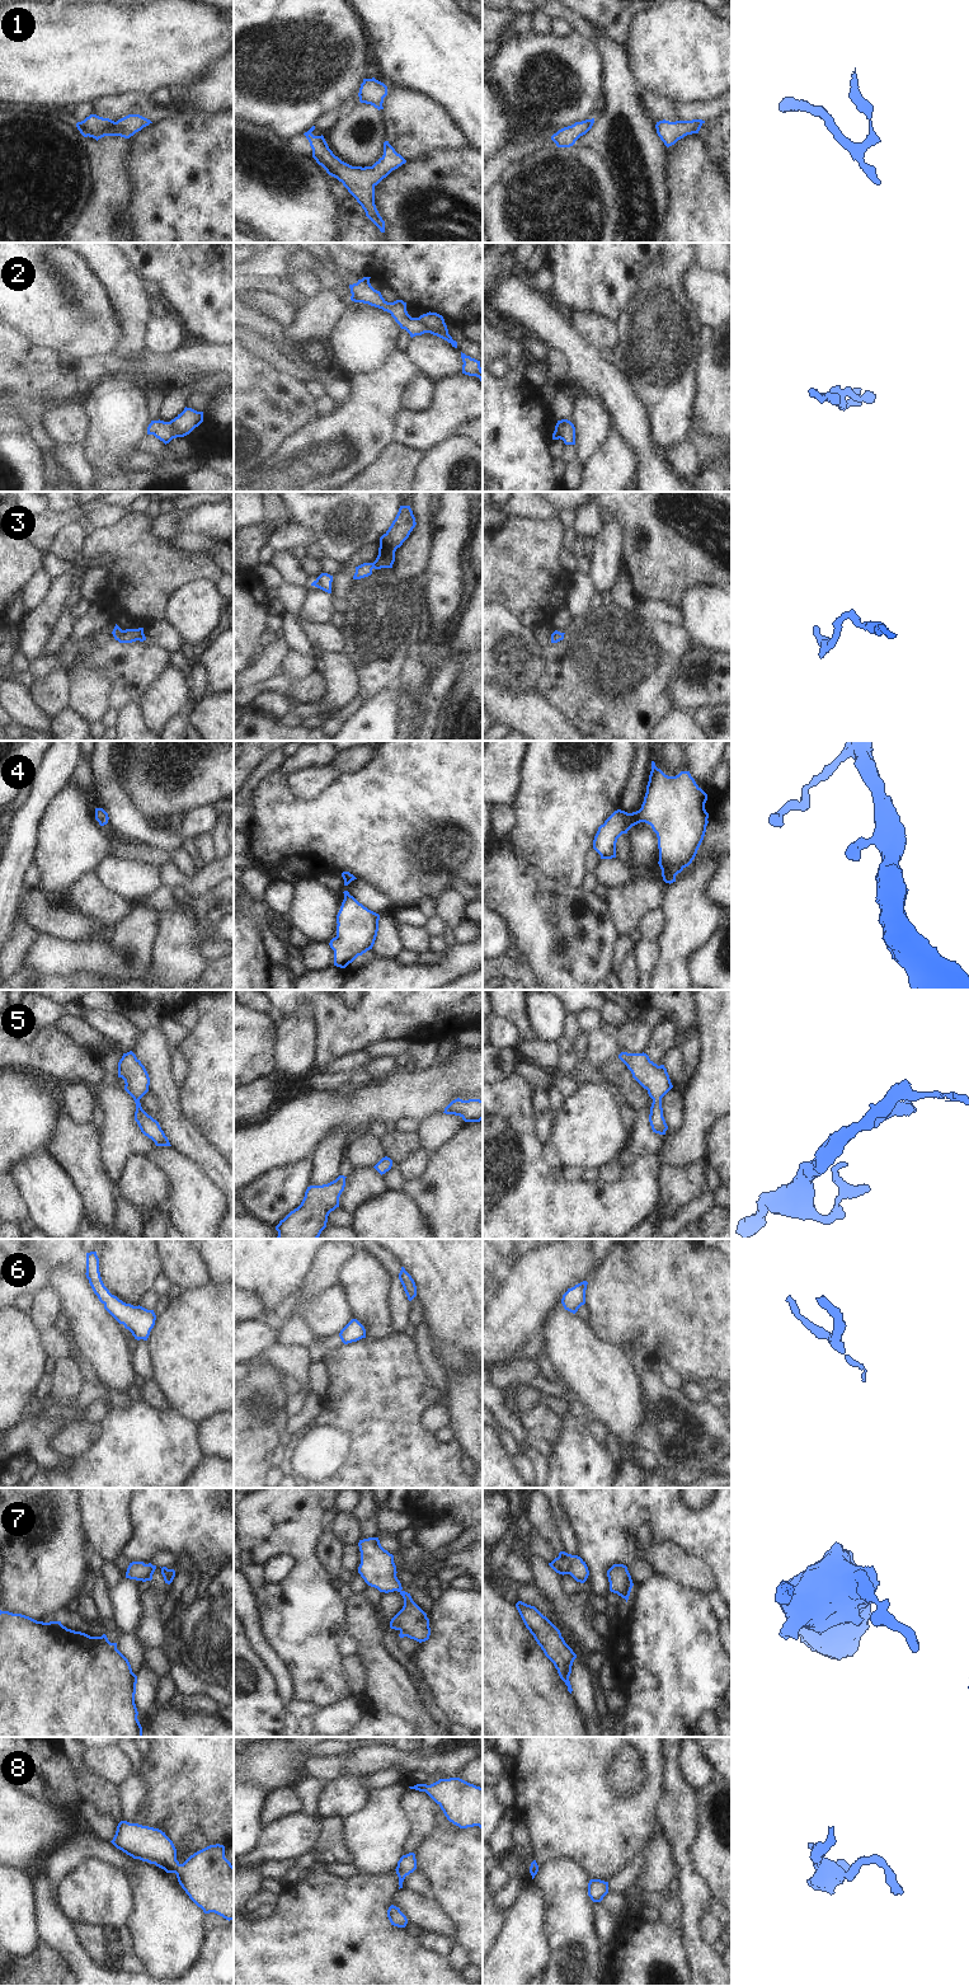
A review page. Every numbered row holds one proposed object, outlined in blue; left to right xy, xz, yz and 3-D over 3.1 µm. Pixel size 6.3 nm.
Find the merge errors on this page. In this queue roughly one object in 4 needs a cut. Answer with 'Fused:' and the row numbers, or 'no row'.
Fused: 2

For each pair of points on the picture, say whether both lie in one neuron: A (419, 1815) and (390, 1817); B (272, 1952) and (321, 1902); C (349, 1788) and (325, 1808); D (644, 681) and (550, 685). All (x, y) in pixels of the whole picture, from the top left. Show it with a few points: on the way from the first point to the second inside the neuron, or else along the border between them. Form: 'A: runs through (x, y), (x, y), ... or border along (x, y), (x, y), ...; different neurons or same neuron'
A: border along (409, 1788), (401, 1798), (409, 1823), (401, 1845); different neurons
B: runs through (285, 1939), (309, 1915); same neuron
C: runs through (343, 1794), (332, 1802); same neuron
D: runs through (621, 681), (573, 681); same neuron

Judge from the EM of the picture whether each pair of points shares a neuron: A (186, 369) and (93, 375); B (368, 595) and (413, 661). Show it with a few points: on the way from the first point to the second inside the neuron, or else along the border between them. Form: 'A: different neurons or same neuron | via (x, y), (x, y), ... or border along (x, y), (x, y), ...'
A: same neuron | via (163, 366), (116, 365)
B: different neurons | border along (415, 653), (412, 653), (405, 661), (398, 684)

